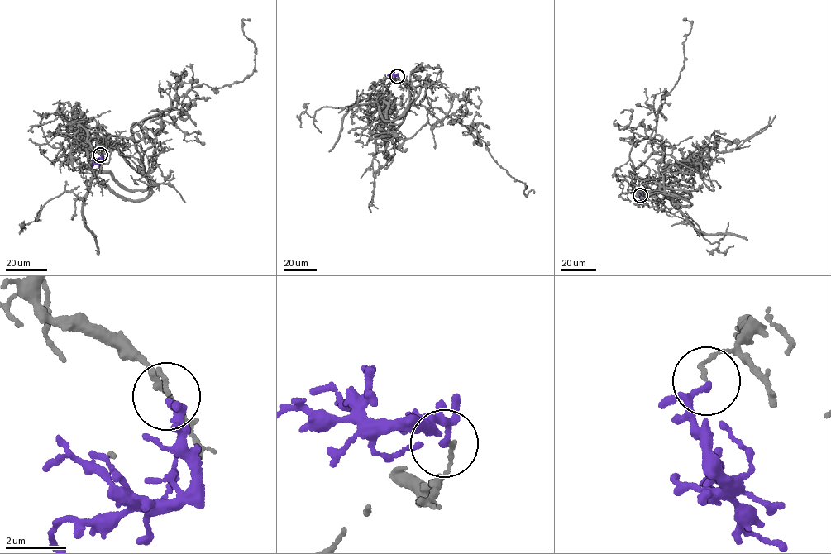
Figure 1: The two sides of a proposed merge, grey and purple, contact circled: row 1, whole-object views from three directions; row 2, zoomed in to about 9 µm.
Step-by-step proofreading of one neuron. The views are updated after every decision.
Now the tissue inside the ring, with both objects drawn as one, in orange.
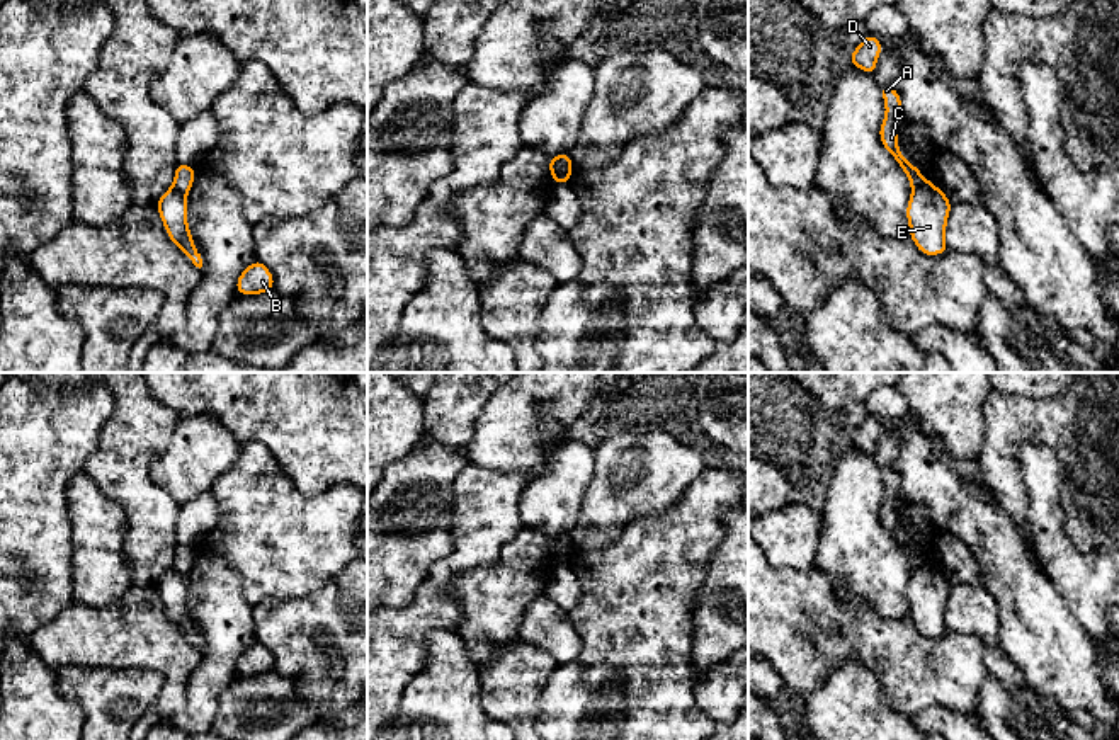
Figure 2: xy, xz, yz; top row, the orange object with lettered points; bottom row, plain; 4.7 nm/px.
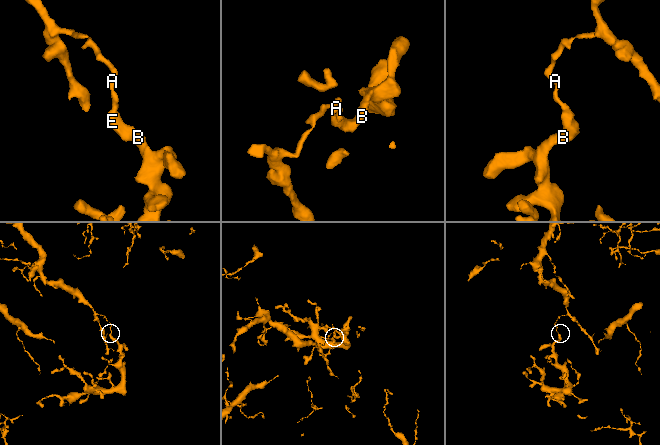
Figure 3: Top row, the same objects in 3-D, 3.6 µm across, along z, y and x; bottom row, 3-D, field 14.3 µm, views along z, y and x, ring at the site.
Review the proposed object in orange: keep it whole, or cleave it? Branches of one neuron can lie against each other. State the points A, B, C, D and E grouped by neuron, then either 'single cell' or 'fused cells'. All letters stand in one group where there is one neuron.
A C D / B E | fused cells

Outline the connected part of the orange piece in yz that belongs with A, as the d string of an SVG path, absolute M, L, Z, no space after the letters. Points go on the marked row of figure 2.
M881 85L883 100L886 104L886 116L879 128L879 138L883 146L896 160L901 170L908 175L912 189L930 187L930 180L925 179L920 170L910 163L898 148L896 121L903 117L901 97L891 85Z

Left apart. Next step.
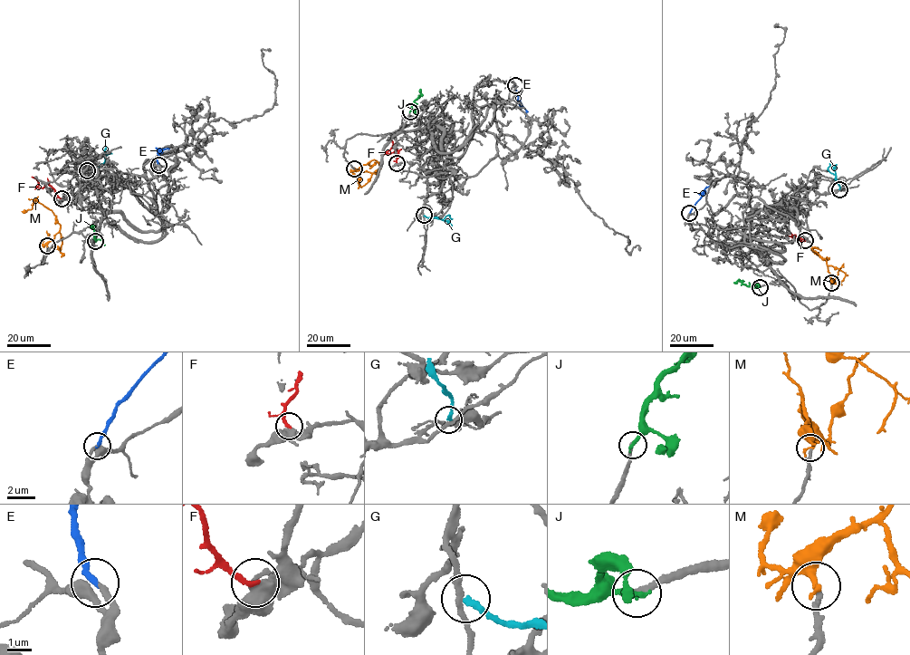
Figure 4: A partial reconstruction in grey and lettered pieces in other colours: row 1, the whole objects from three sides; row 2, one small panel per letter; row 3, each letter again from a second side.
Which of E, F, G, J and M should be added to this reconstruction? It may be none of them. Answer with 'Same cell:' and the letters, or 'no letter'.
Same cell: E, M

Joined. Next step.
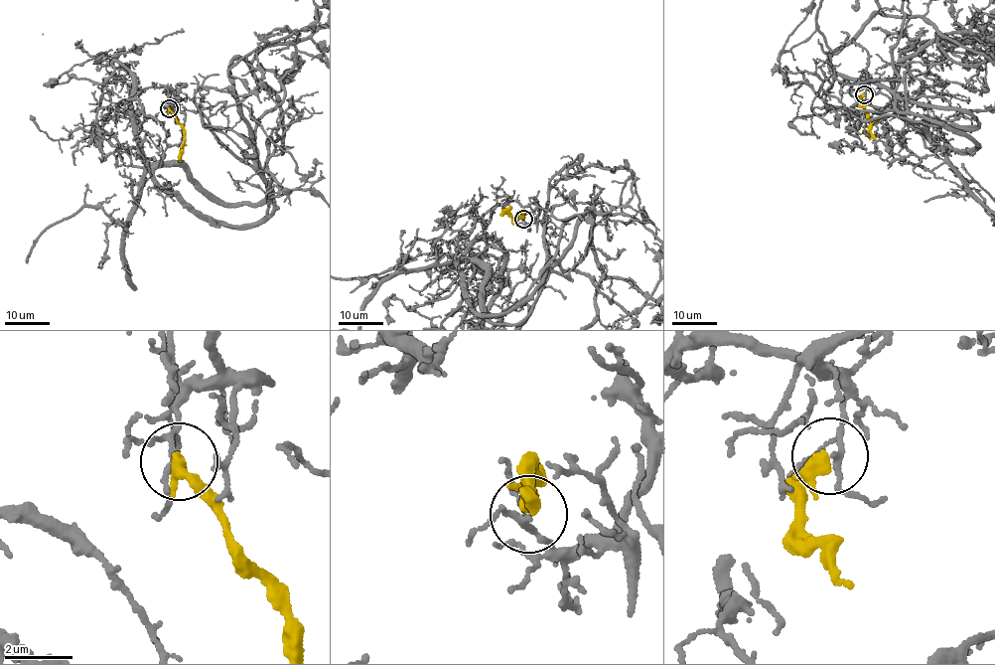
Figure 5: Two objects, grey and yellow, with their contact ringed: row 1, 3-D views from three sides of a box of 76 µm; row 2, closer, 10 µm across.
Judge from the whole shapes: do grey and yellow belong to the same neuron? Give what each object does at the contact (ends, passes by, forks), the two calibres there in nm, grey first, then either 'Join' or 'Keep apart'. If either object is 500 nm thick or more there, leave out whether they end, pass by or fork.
At the ring grey passes by. At the ring yellow ends. Thickness 140 nm (grey) against 400 nm. Keep apart

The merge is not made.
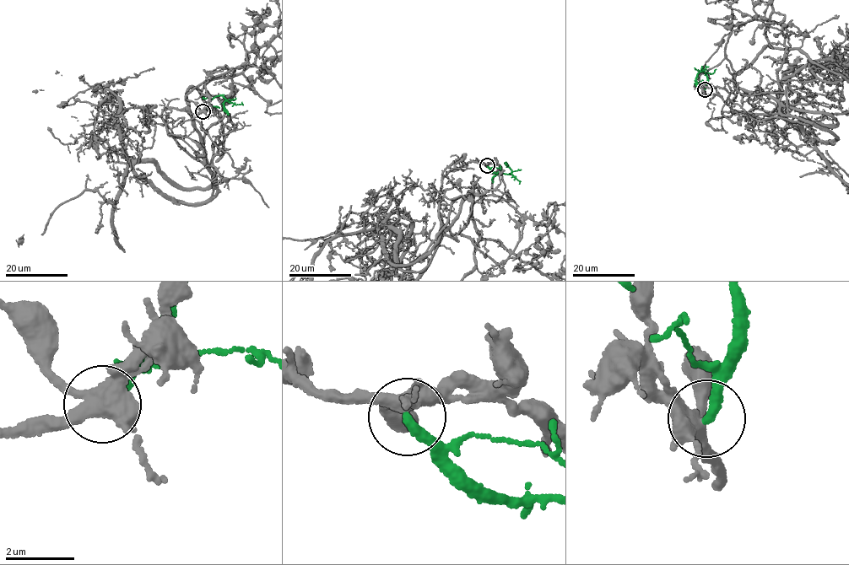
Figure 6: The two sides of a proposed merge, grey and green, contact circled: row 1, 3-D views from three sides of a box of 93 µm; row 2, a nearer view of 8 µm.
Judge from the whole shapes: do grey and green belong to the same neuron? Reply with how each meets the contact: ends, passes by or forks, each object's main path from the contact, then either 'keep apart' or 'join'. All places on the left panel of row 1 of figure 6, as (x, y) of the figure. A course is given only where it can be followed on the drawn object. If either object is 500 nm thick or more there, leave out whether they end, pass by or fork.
grey forks there; green ends there; green runs (203, 110), (208, 103), (221, 95), (226, 100), (224, 111), (229, 115); join

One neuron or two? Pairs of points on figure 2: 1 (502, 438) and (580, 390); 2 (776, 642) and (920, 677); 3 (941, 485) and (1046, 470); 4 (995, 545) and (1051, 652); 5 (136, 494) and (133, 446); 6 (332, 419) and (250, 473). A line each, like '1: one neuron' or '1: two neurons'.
1: one neuron
2: one neuron
3: two neurons
4: one neuron
5: one neuron
6: two neurons

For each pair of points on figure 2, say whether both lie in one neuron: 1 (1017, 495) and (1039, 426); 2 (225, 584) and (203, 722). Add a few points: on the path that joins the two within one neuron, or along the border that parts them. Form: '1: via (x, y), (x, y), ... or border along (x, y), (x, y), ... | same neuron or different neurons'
1: via (1007, 475), (1007, 448), (1019, 436) | same neuron
2: via (221, 618), (218, 667), (204, 688) | same neuron

